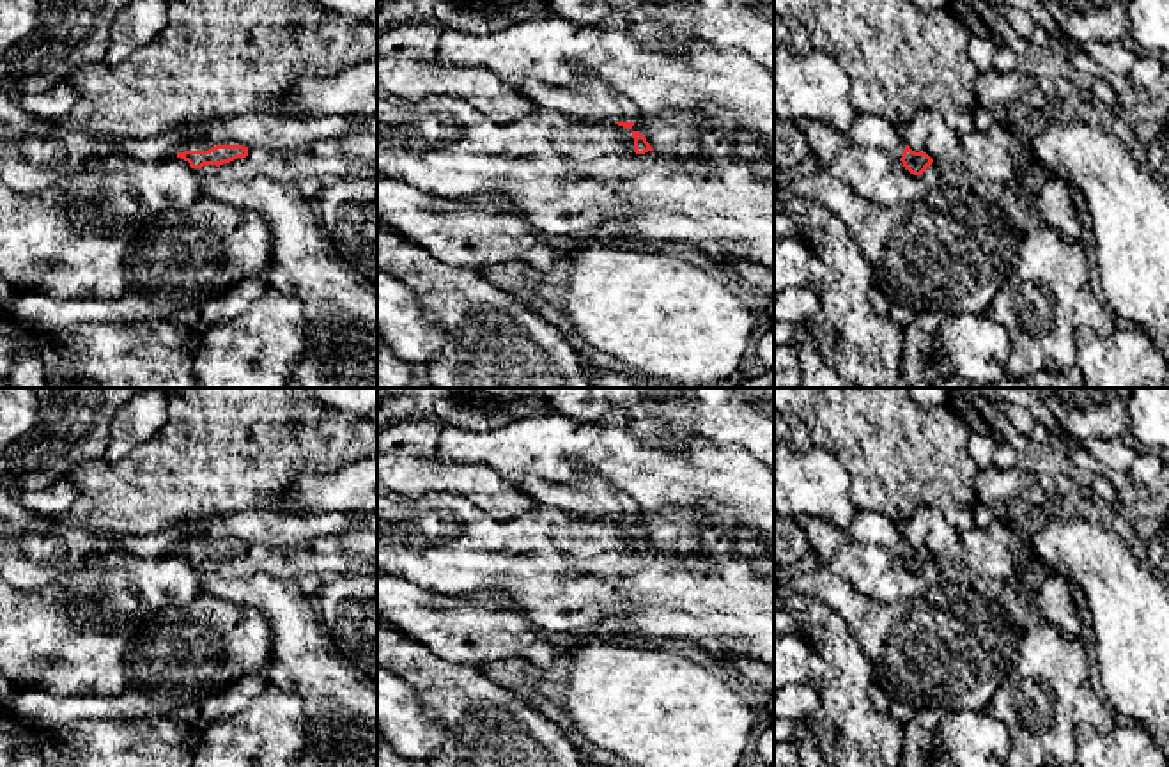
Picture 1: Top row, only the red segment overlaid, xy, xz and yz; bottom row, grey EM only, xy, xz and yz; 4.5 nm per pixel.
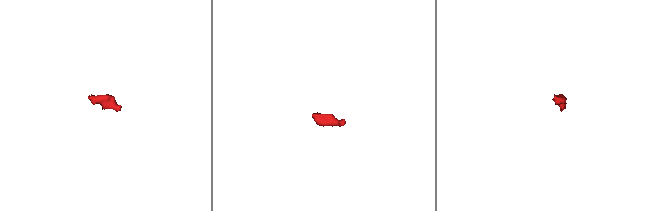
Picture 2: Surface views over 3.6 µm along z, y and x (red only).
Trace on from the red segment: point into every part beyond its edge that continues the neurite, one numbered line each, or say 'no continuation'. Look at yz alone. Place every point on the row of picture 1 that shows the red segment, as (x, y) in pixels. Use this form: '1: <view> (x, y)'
1: yz (868, 130)

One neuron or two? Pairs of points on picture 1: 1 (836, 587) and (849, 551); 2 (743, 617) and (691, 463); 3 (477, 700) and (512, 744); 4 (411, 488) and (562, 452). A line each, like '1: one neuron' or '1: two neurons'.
1: two neurons
2: two neurons
3: one neuron
4: two neurons

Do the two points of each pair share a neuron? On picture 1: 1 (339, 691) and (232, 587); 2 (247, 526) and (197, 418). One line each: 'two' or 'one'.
1: one
2: two

